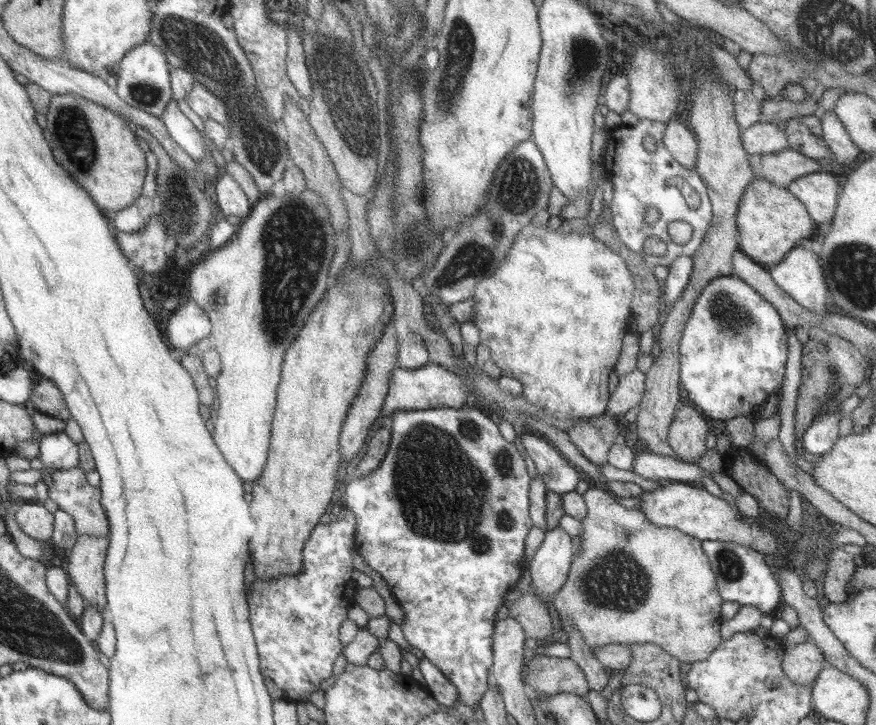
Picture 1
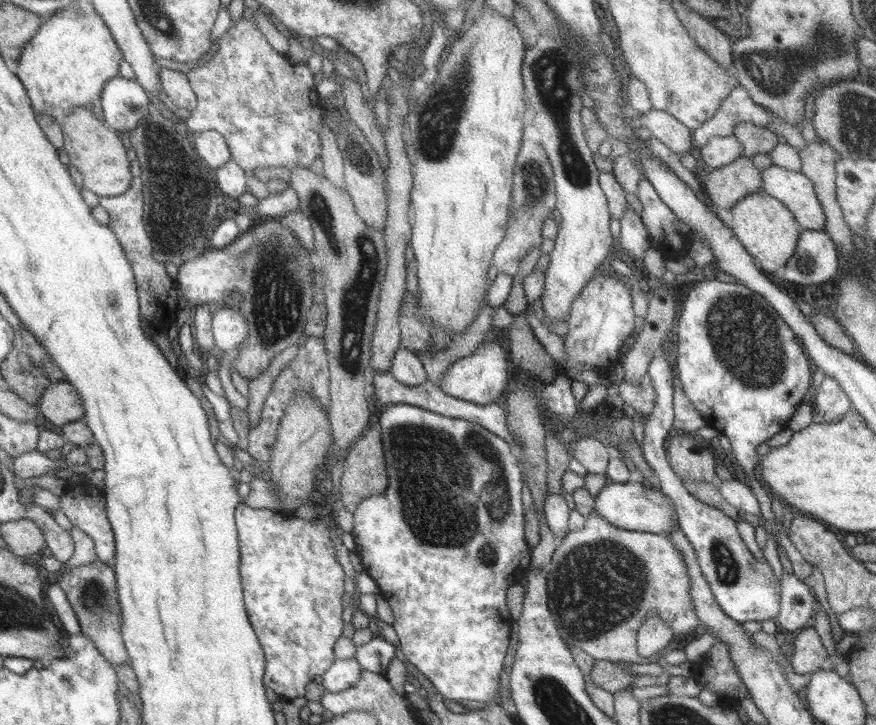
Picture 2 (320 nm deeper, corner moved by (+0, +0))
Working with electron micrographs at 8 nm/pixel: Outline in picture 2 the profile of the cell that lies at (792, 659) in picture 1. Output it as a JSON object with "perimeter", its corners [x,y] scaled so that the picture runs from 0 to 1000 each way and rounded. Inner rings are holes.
{"perimeter":[[[928,865],[916,869],[906,888],[906,901],[902,908],[906,927],[928,928],[942,919],[946,903]]]}

